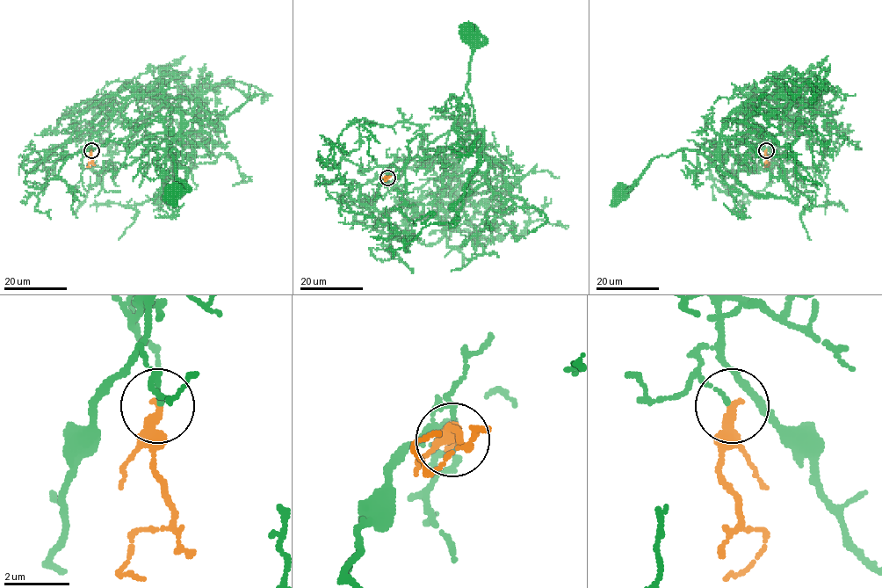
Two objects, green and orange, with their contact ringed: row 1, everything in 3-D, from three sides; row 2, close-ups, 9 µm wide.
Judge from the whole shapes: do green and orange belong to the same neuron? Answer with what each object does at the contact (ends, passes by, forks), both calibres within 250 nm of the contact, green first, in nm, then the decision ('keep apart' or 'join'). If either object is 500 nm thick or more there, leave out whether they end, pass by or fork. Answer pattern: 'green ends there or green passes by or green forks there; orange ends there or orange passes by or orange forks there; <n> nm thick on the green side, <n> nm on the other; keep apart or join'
green ends there; orange ends there; 120 nm thick on the green side, 340 nm on the other; keep apart

